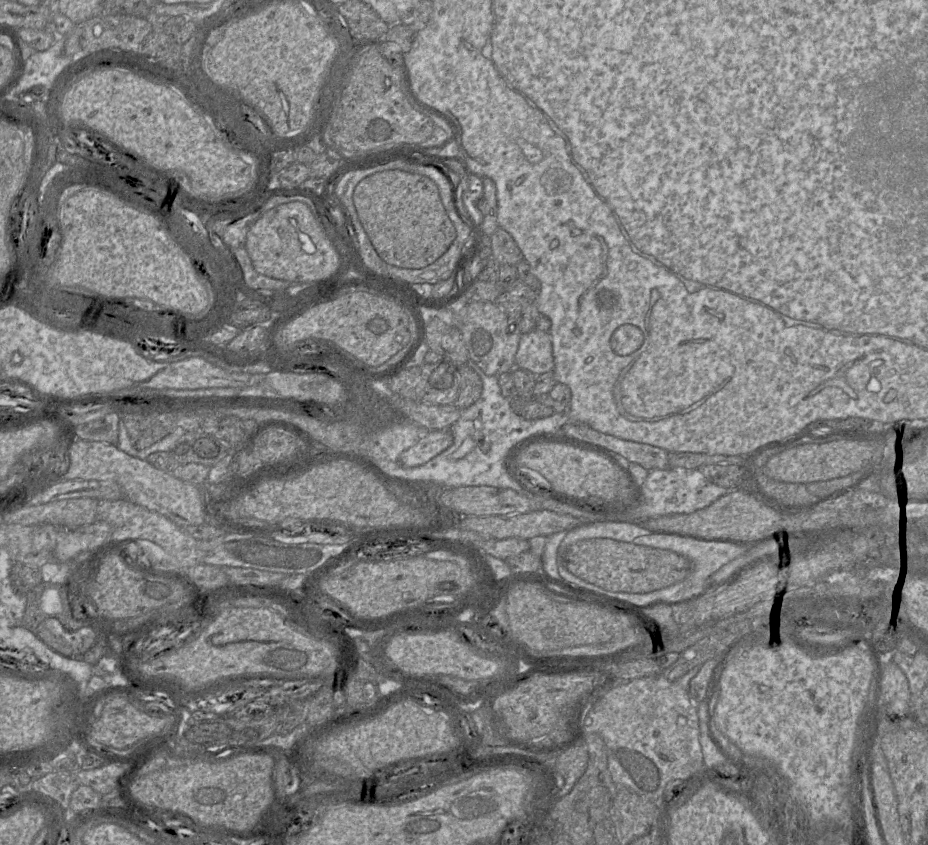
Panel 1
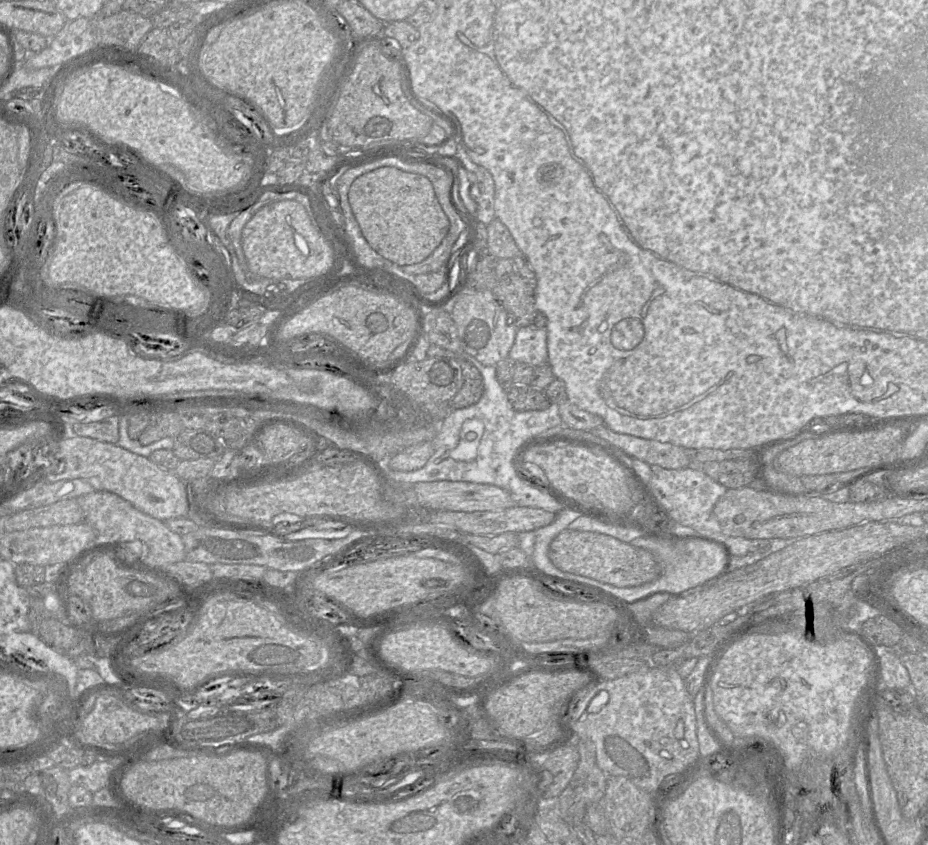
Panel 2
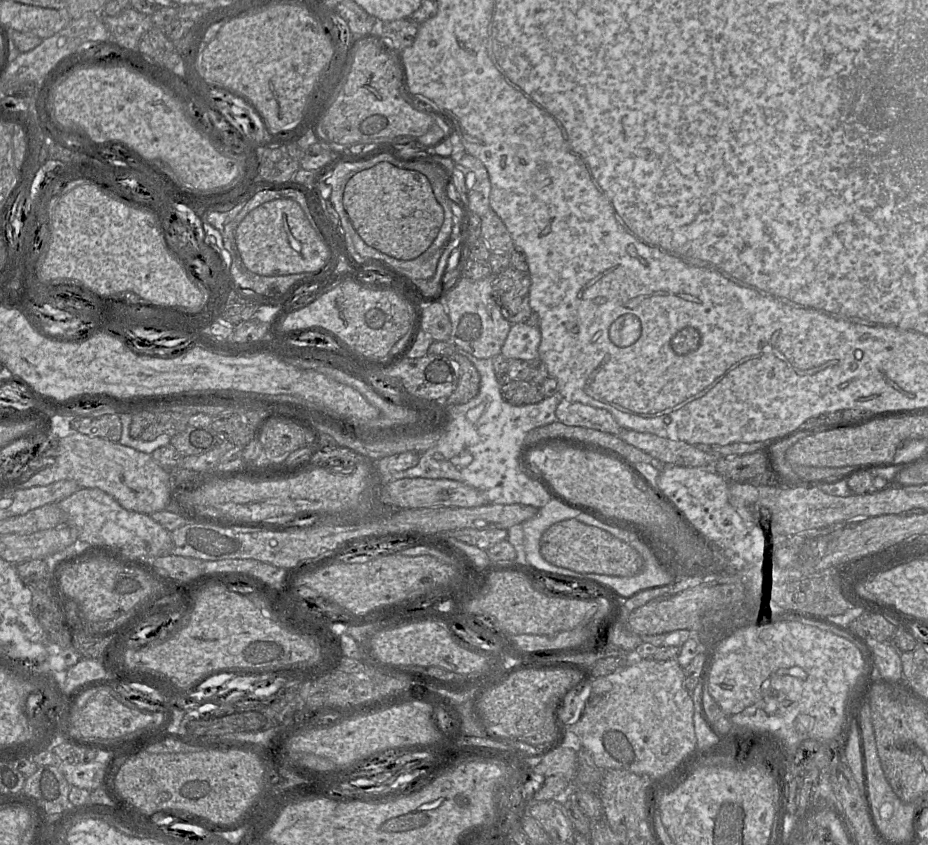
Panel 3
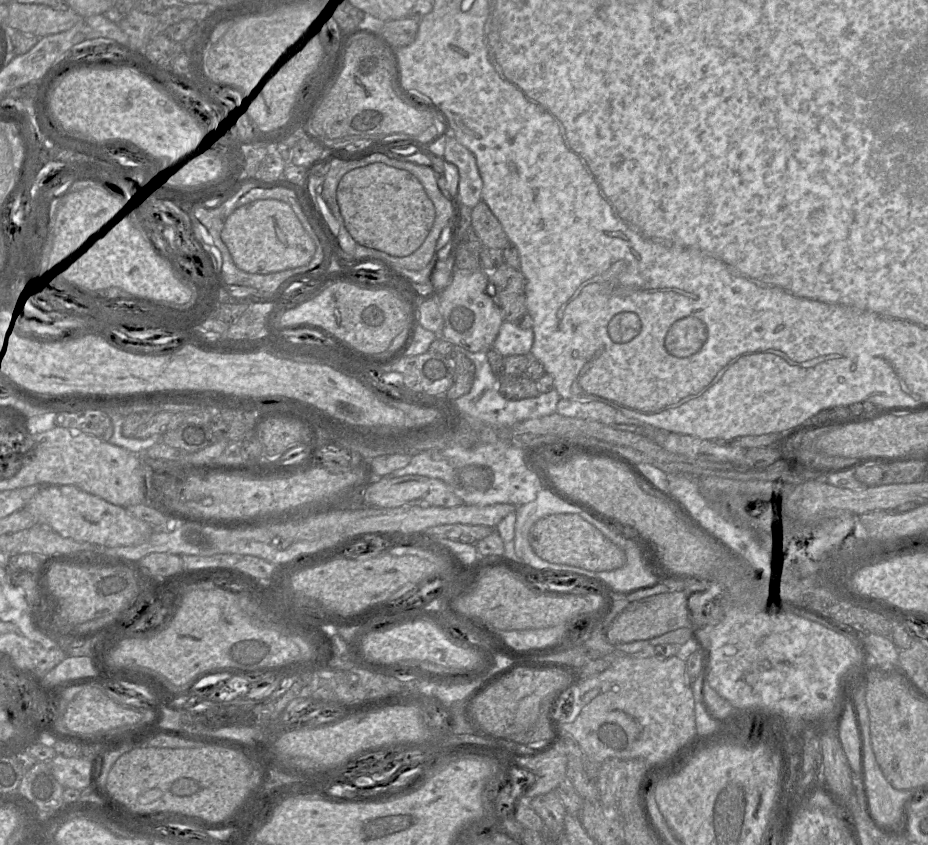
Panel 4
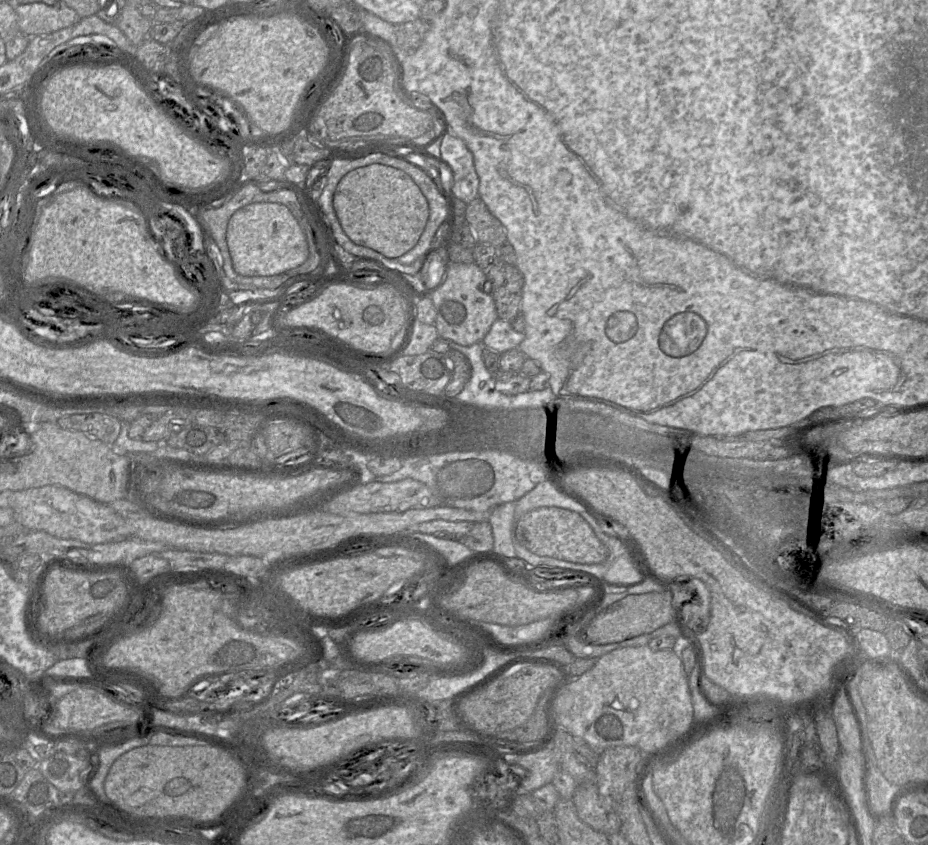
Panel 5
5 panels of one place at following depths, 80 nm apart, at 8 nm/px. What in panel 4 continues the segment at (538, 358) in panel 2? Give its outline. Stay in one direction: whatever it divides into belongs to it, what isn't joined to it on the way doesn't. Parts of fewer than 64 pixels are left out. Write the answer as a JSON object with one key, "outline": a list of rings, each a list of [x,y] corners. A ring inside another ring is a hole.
{"outline":[[[503,321],[492,347],[503,357],[529,355],[533,340],[532,329],[521,329],[514,322]]]}

